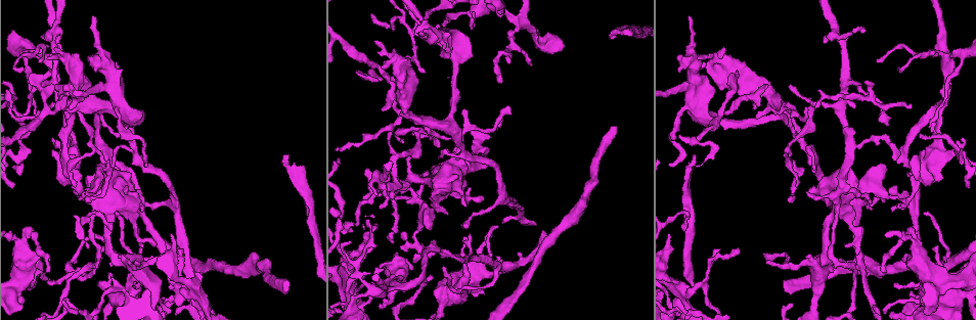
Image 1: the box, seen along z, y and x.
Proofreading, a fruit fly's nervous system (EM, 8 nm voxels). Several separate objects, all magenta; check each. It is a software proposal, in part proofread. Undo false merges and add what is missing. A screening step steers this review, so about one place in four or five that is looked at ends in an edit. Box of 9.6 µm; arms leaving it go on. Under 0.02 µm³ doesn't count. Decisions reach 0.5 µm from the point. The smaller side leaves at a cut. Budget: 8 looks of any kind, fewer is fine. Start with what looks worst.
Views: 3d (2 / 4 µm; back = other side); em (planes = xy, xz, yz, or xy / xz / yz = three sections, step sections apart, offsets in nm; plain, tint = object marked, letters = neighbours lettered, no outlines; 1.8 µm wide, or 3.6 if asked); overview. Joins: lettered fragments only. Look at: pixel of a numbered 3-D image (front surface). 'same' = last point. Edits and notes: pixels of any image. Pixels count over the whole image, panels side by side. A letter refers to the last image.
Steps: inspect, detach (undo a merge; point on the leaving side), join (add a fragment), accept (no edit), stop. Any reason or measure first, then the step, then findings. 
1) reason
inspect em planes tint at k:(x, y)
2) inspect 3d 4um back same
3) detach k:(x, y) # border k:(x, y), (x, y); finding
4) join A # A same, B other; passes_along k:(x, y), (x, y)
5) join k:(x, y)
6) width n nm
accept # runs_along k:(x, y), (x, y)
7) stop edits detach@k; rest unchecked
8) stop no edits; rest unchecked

inspect em planes letters at 1:(289, 153)

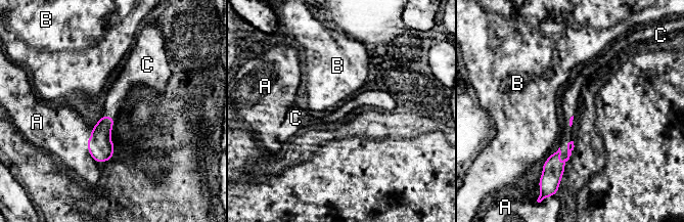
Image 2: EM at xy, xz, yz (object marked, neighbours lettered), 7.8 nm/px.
join C # A other, B other, C same; passes_along 2:(100, 147), (110, 131), (114, 101); it goes on there

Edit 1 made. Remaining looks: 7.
see it whole again
inspect overview

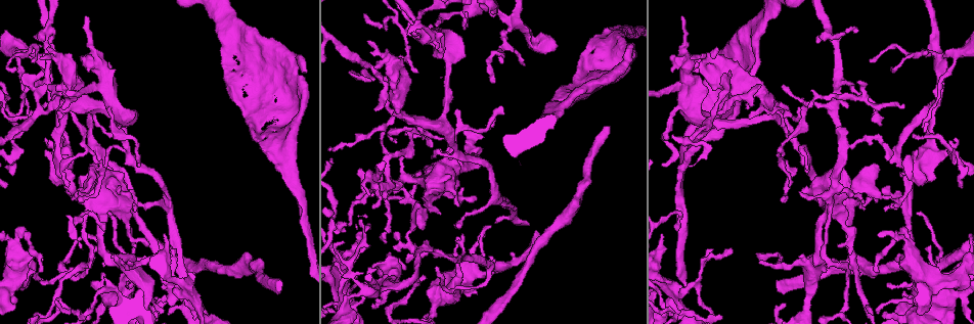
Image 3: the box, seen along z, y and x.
an open end
inspect em 3.6um planes tint at 3:(607, 130)

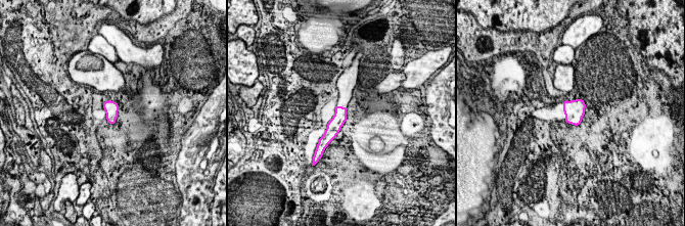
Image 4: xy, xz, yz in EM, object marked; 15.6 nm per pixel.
inspect em 3.6um planes letters same

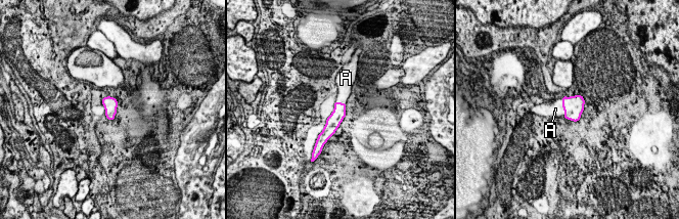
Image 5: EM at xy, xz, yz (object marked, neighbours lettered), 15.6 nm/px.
join A # A same; passes_along 5:(574, 106), (562, 107), (555, 108); it goes on there

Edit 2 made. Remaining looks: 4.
inspect overview

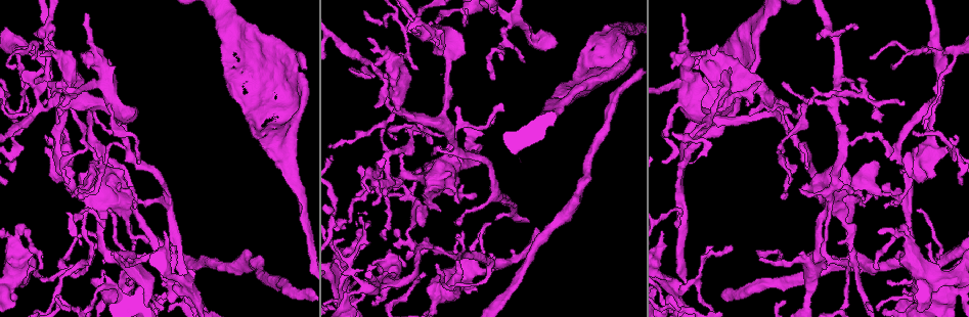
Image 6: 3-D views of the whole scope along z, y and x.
thick turns thin
inspect em 3.6um planes letters at 6:(400, 102)

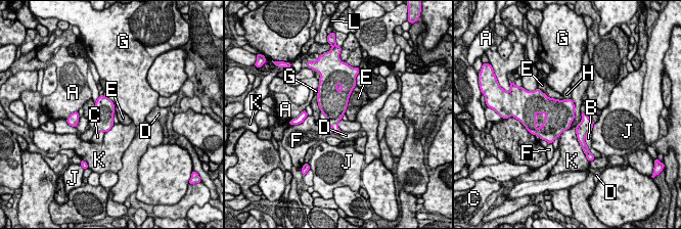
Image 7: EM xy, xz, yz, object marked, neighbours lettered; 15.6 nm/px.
accept # A other, B other, C other, D other, E other, F other, G other, H other, J other, K other, L other; border 7:(102, 95), (106, 96), (115, 105); continuous, no second neuron

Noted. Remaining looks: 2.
thick end
inspect 3d 2um at 6:(718, 46)

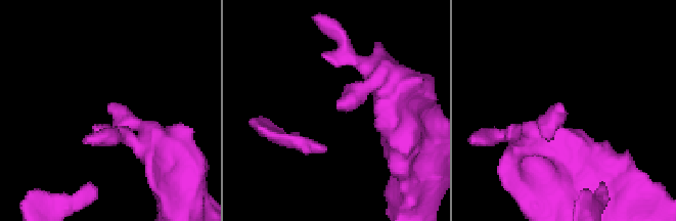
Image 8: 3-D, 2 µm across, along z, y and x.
inspect em planes letters at 8:(566, 111)

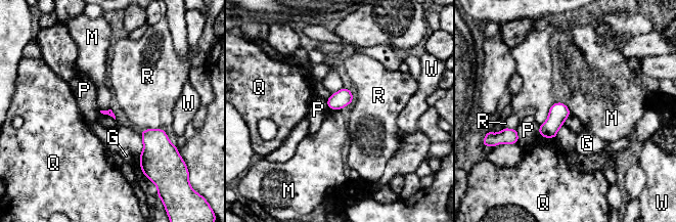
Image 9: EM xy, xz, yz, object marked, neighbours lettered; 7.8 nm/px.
accept # G other, M other, P other, Q other, R other, W other; border 9:(110, 108), (100, 110); no lettered fragment goes on from it

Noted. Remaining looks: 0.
stop edits join@2, join@5; rest unchecked

